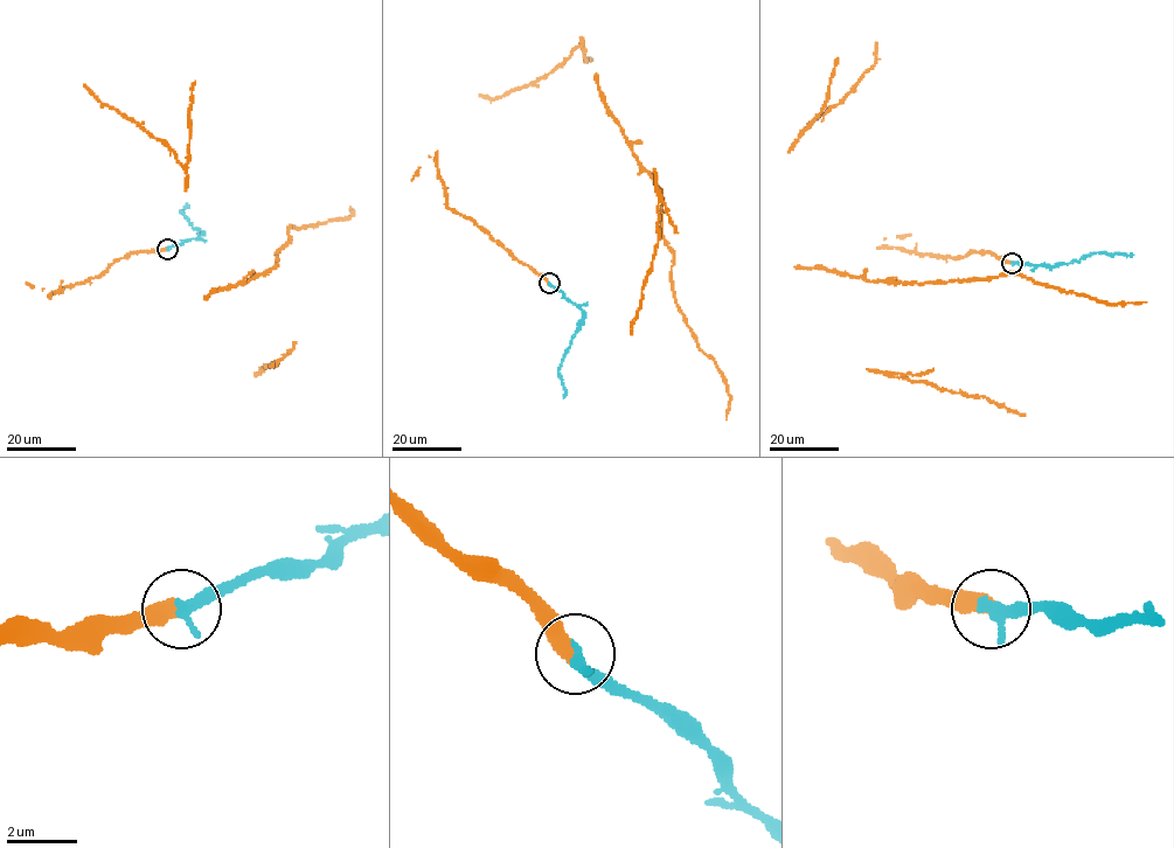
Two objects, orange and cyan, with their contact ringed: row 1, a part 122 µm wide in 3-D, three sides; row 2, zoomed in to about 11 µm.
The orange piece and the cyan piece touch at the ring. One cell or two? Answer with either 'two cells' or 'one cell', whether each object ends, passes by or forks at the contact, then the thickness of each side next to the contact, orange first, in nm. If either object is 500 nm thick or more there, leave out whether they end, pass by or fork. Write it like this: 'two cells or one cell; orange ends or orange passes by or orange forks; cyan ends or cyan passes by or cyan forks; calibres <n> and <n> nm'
one cell; orange ends; cyan ends; calibres 440 and 400 nm

